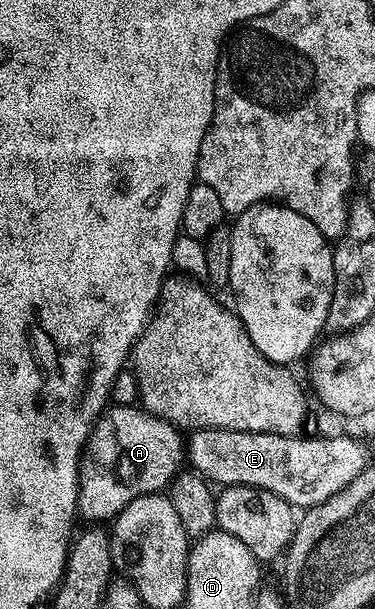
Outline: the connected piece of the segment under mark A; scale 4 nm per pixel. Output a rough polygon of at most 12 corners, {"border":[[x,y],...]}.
{"border":[[109,406],[80,458],[84,521],[163,492],[185,463],[181,428]]}

